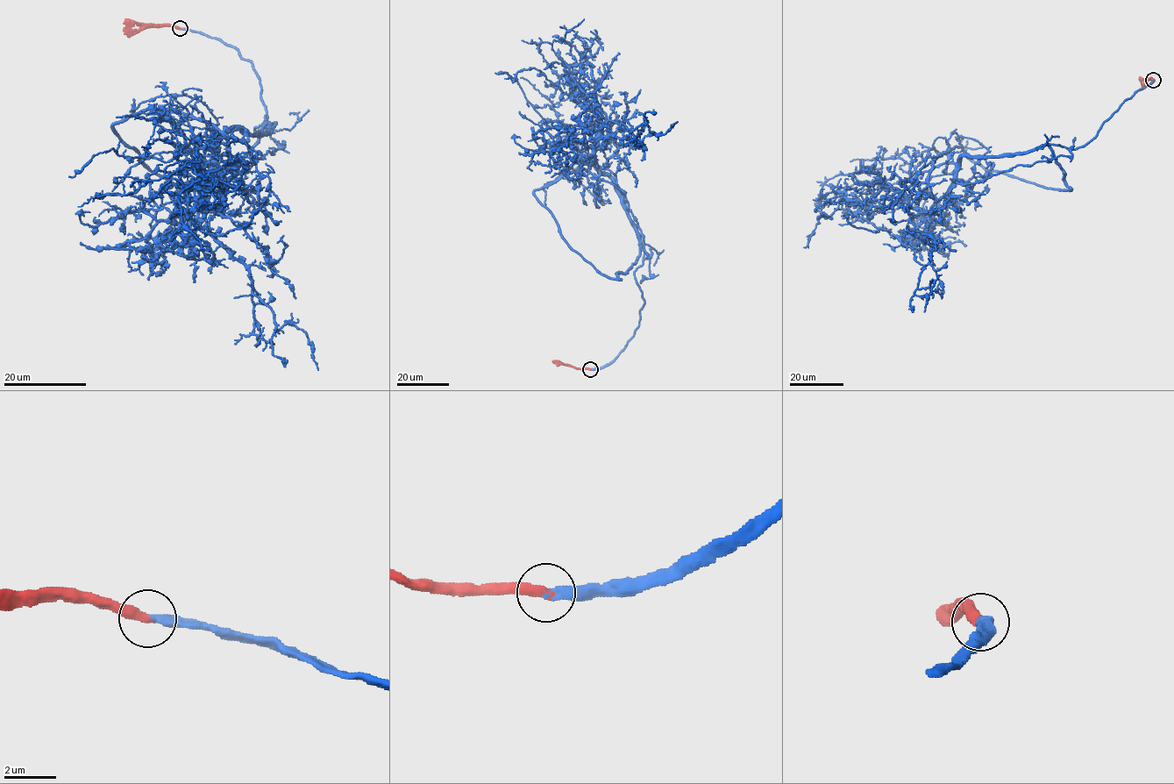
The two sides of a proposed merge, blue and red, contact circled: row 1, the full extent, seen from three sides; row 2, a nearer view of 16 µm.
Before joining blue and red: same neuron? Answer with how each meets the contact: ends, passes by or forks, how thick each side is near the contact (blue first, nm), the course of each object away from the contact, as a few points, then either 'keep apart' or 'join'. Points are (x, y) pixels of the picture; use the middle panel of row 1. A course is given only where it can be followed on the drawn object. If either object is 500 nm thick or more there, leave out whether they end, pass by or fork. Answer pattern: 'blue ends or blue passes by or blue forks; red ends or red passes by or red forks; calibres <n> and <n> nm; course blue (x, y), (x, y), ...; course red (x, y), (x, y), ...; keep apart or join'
blue ends; red ends; calibres 340 and 400 nm; course blue (590, 369), (608, 364), (638, 324), (644, 250), (594, 160), (591, 67), (562, 39), (584, 18); course red (590, 369), (552, 362); join

